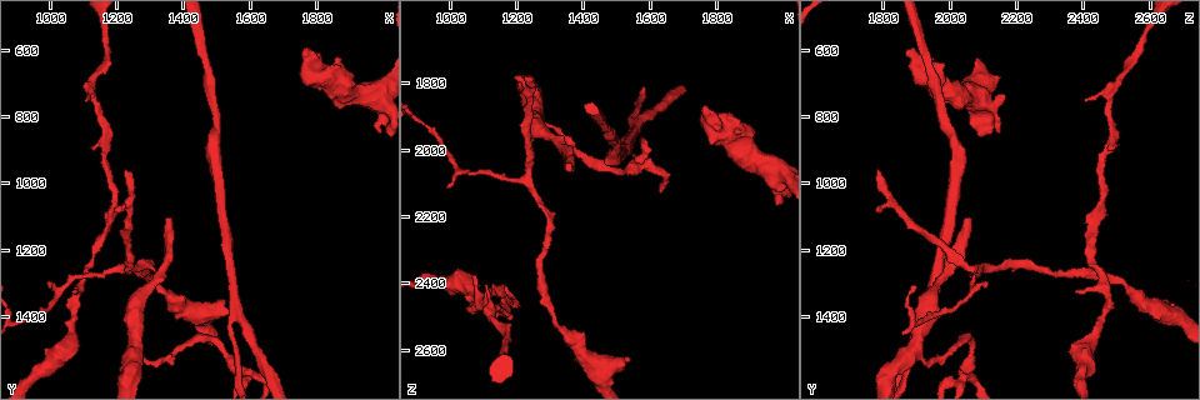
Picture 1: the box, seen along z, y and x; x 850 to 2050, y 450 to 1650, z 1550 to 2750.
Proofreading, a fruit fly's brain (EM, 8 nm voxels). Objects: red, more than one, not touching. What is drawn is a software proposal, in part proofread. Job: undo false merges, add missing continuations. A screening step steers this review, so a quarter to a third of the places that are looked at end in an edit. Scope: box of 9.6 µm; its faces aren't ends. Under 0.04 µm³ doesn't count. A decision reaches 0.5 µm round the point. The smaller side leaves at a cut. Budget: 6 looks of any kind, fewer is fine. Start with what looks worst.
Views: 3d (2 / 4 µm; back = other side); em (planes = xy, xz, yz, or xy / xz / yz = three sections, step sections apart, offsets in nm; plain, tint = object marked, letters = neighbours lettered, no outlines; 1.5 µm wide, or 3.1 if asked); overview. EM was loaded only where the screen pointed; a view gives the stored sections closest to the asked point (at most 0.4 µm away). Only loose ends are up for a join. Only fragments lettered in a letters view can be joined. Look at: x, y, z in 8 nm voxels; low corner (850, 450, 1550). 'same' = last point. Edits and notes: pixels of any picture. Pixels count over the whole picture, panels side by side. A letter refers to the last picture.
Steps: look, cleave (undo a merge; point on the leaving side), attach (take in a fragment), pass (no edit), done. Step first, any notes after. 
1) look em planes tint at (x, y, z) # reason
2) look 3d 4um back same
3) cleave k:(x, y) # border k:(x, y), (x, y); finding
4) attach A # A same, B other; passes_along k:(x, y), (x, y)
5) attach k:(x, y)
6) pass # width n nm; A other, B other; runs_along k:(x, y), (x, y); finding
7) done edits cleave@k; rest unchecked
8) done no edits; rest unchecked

look 3d 2um at (1360, 1110, 2070) # long arm stops here

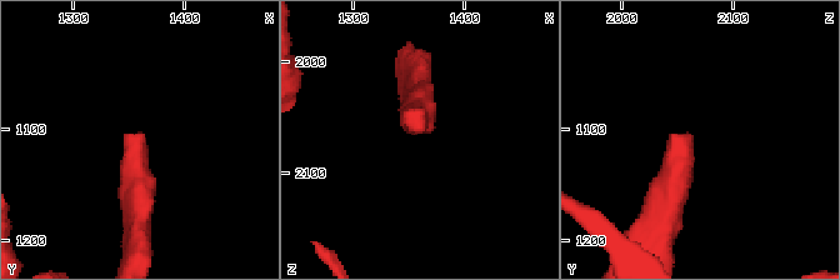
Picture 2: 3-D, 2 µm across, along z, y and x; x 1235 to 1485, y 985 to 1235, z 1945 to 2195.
look em planes letters at (1362, 1108, 2062) # shape alone is not enough

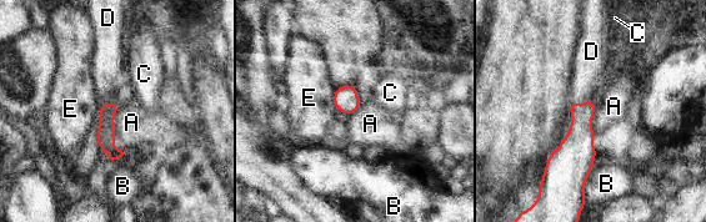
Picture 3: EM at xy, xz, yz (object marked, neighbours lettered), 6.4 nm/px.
attach D # longest_contact A 200 nm; A other, B other, C other, D same, E other; passes_along 3:(579, 142), (581, 104), (589, 66); the neuron continues

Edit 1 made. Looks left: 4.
look em planes letters at (1760, 600, 1880) # an open end

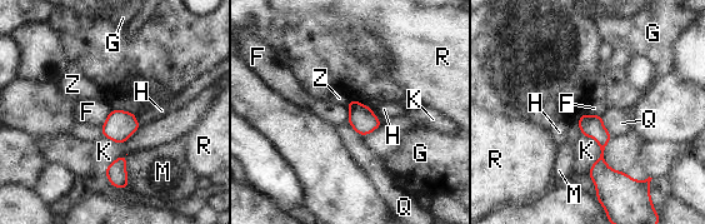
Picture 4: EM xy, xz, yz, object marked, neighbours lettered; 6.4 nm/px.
pass # F other, G other, H other, K other, M other, Q other, R other, Z other; runs_along 4:(584, 118), (601, 137), (604, 187); none of them fits

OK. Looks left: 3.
look em planes letters at (1230, 960, 1780)

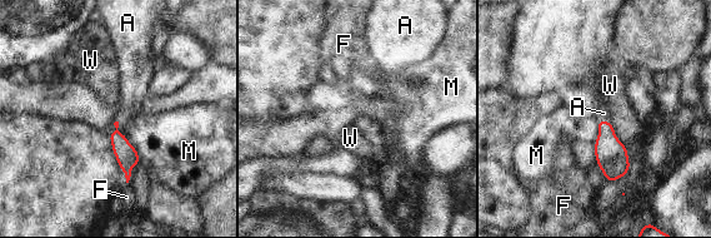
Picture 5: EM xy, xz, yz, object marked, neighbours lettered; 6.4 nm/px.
attach A # longest_contact M 320 nm; A same, F other, M other, W other; the neuron continues

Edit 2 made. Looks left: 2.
done edits attach@3, attach@5; rest unchecked

